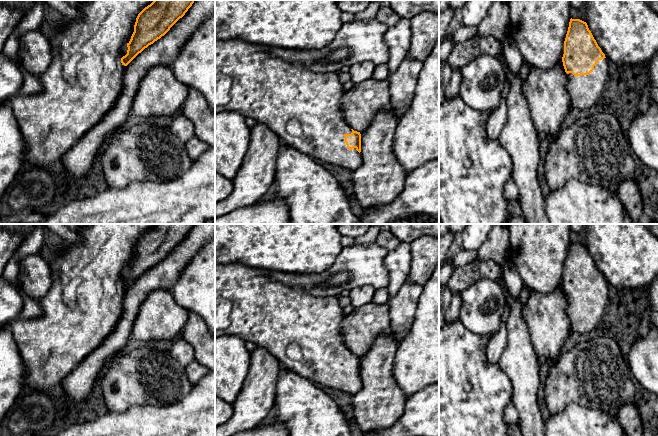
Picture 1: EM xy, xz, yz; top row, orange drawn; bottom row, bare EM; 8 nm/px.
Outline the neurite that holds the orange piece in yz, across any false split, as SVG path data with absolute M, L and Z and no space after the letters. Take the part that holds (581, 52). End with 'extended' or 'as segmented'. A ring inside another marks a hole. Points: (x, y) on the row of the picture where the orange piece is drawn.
M507 0L510 7L509 37L515 40L529 67L551 69L561 63L567 73L571 106L583 114L601 100L610 63L586 22L570 17L570 0Z | extended

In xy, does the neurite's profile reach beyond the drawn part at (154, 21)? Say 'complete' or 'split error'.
split error

